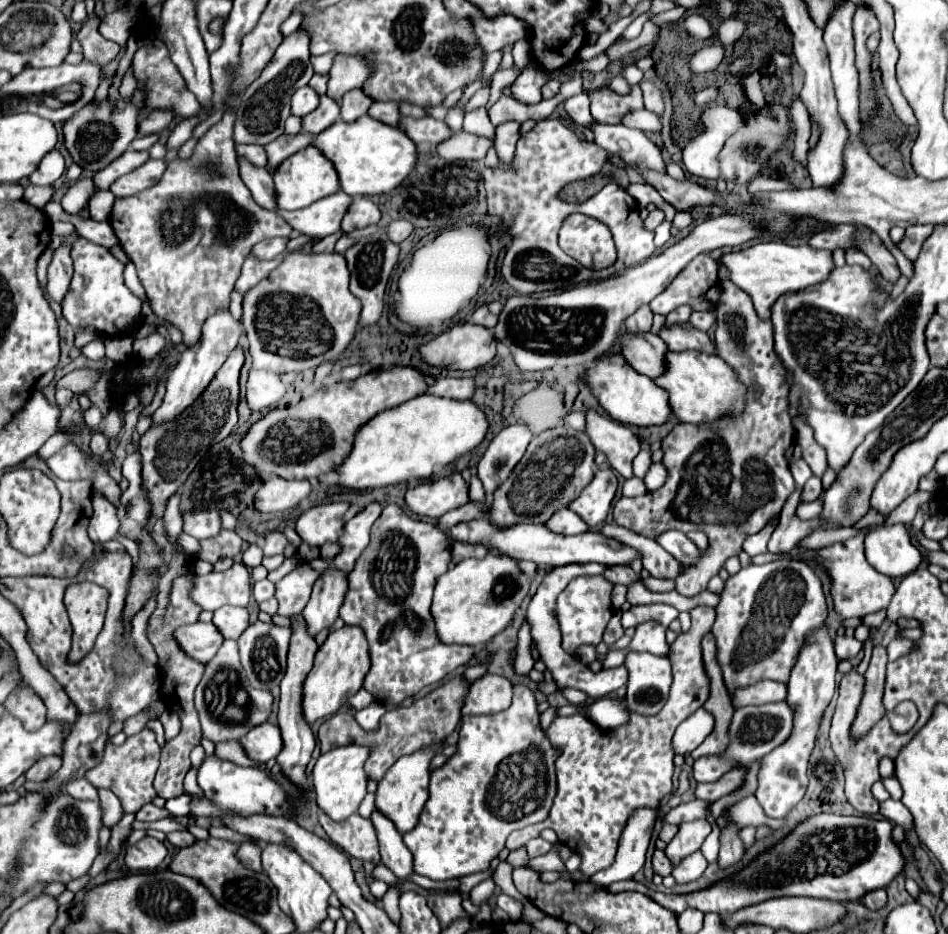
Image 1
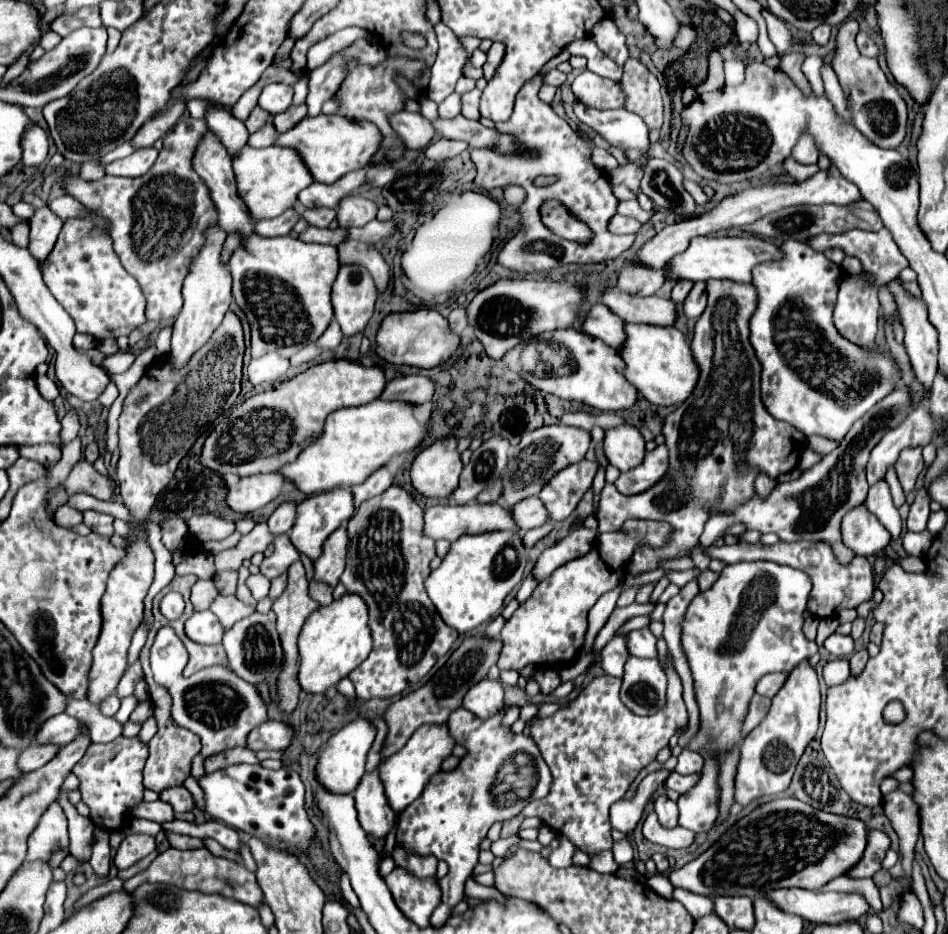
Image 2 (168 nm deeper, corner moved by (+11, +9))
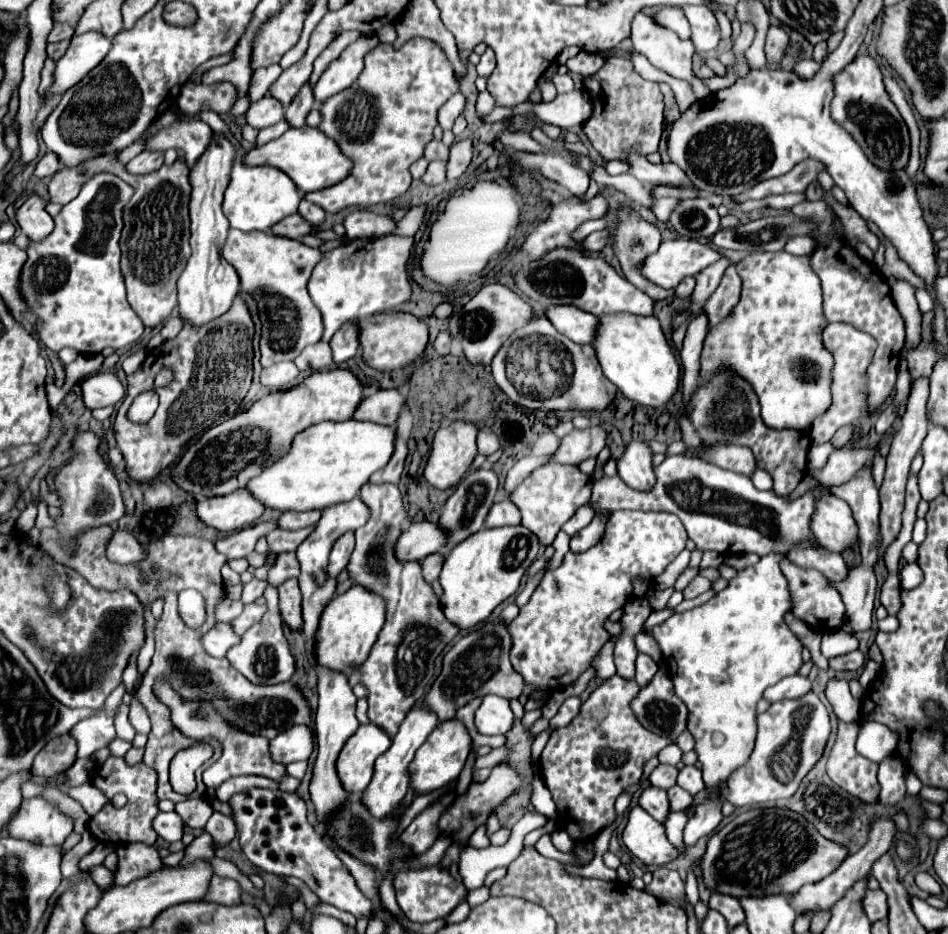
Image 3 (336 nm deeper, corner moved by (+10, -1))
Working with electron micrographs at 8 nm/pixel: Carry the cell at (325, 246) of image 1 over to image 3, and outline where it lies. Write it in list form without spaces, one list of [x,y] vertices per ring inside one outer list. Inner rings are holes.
[[[301,200],[301,204],[299,204],[299,212],[301,212],[301,216],[311,224],[311,226],[319,226],[319,224],[323,224],[325,222],[325,210],[321,210],[321,208],[317,208],[315,204],[309,204],[307,200]]]

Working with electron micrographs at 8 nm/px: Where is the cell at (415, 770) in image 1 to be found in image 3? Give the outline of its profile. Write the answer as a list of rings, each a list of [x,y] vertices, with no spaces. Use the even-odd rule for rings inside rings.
[[[447,720],[439,722],[437,728],[427,736],[423,746],[417,750],[411,766],[409,766],[409,786],[415,790],[415,794],[431,794],[443,786],[447,786],[451,780],[459,776],[459,772],[465,766],[465,760],[471,750],[471,736],[465,730],[465,726],[459,720]]]

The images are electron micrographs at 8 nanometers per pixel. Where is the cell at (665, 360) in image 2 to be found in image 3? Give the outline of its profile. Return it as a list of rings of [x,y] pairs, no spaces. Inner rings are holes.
[[[601,316],[601,332],[597,332],[597,358],[603,374],[611,380],[623,396],[645,406],[665,406],[681,384],[681,362],[665,338],[655,316]]]

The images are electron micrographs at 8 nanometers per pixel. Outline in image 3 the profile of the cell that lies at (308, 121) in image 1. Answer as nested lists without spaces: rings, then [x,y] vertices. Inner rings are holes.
[[[363,34],[357,42],[347,46],[343,54],[327,66],[327,70],[315,84],[313,88],[315,102],[323,104],[329,96],[335,96],[337,92],[351,88],[351,84],[365,68],[365,54],[373,50],[377,44],[379,44],[377,34]]]

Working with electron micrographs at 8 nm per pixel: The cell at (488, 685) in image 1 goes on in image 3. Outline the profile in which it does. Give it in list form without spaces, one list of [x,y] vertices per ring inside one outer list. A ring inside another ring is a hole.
[[[489,694],[483,698],[481,706],[475,712],[475,726],[479,734],[505,734],[513,724],[513,712],[509,700],[503,696]]]

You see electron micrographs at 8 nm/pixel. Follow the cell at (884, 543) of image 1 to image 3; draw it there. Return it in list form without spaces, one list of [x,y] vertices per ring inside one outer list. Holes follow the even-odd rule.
[[[825,496],[825,500],[817,504],[811,528],[819,544],[827,550],[841,554],[859,548],[859,530],[851,506],[837,496]]]

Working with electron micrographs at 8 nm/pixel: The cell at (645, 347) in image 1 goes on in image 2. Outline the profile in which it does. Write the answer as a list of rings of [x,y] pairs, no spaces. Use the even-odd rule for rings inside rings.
[[[594,304],[582,324],[582,332],[592,338],[600,338],[612,348],[620,348],[624,342],[624,322],[604,304]]]

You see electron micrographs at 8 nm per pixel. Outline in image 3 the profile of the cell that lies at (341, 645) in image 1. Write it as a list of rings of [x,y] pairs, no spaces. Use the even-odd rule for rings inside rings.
[[[353,584],[345,594],[331,598],[325,606],[319,628],[315,634],[315,660],[319,666],[331,668],[333,672],[349,672],[353,666],[363,664],[377,640],[377,634],[385,622],[385,602],[371,592],[365,592],[359,584]]]

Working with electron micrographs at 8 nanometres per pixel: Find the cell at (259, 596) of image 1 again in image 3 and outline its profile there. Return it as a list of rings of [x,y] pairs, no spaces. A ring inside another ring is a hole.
[[[281,552],[273,566],[269,568],[269,576],[267,576],[267,582],[275,588],[279,588],[285,580],[289,578],[297,578],[299,576],[299,562],[295,558],[293,552]]]

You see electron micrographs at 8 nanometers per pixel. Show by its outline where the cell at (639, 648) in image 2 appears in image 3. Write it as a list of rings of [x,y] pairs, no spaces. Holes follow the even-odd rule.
[[[639,652],[635,666],[637,666],[635,680],[637,680],[639,686],[645,686],[645,684],[655,676],[655,672],[657,672],[657,664],[655,664],[655,660],[653,660],[651,656],[643,654],[643,652]]]

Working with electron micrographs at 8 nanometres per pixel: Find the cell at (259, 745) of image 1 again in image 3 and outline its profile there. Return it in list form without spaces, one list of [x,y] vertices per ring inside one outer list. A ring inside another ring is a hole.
[[[293,726],[269,740],[269,754],[279,764],[307,760],[313,750],[313,732],[309,726]]]

